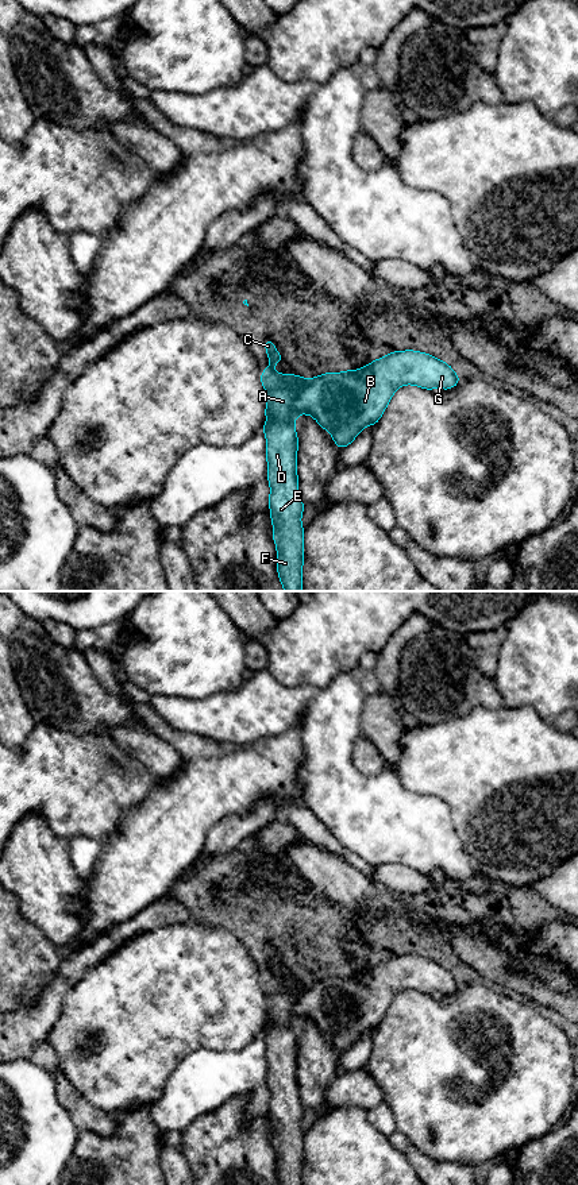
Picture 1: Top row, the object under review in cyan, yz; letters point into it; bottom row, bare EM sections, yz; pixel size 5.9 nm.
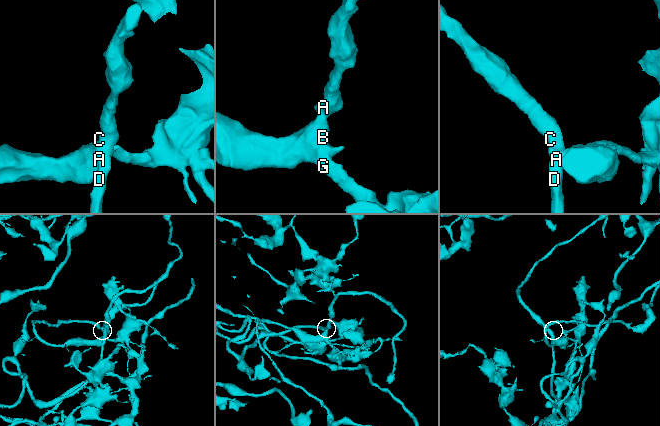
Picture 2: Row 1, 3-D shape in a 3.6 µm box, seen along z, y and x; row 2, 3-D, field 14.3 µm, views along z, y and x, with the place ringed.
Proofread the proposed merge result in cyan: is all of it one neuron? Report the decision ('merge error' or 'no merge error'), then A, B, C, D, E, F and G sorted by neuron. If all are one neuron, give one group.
merge error; groups A C D E F / B G

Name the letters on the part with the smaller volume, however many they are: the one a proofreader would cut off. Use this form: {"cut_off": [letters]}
{"cut_off": ["B", "G"]}

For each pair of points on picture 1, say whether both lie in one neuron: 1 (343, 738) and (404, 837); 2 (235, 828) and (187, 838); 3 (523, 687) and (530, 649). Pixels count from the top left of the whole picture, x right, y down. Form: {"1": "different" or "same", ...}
{"1": "same", "2": "different", "3": "same"}

